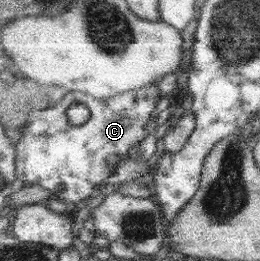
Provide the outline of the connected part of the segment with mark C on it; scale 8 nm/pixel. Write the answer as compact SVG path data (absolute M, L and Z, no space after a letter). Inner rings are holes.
M159 84L119 93L108 101L96 99L96 97L80 93L80 91L72 91L64 97L62 105L52 107L52 109L44 109L44 111L34 110L34 113L29 115L29 122L21 130L22 137L16 144L17 179L47 189L51 198L62 200L68 203L70 207L84 203L88 197L97 194L96 186L106 185L106 179L110 175L114 175L114 171L118 169L118 163L128 159L130 149L140 147L140 143L150 135L146 130L146 123L152 119L152 113L156 111L159 95ZM74 103L82 103L89 109L90 117L86 123L72 125L68 121L66 111Z

